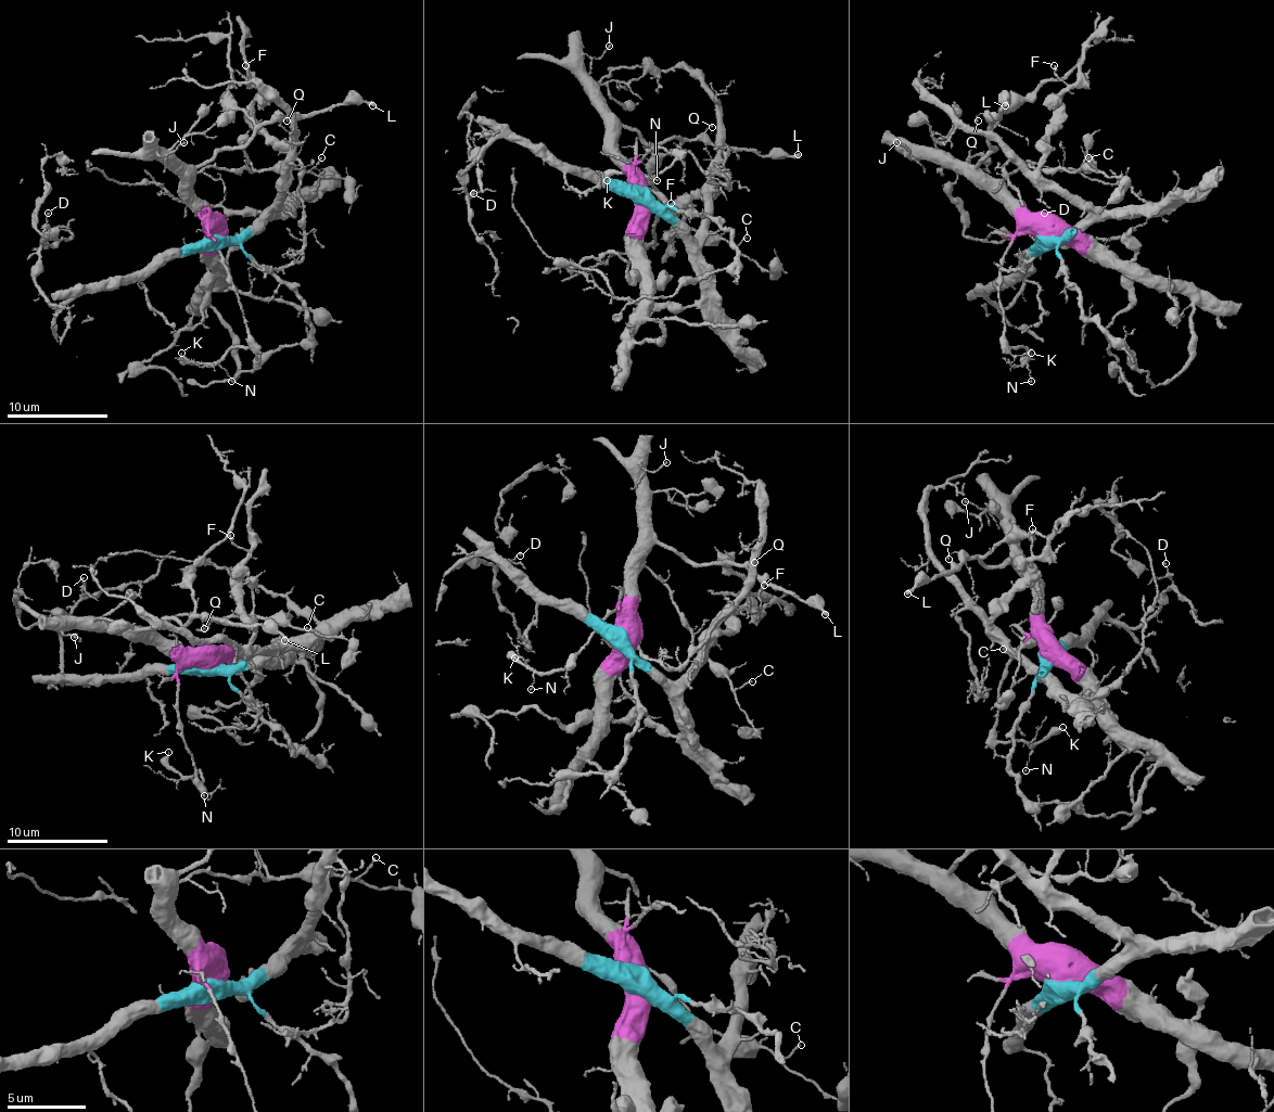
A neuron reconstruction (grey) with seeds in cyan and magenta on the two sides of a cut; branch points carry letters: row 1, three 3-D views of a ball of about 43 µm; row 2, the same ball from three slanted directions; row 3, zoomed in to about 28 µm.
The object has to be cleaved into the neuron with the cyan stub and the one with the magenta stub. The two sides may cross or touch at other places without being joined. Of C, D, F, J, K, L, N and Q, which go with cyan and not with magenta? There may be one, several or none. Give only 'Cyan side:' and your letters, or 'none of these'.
Cyan side: D, F

